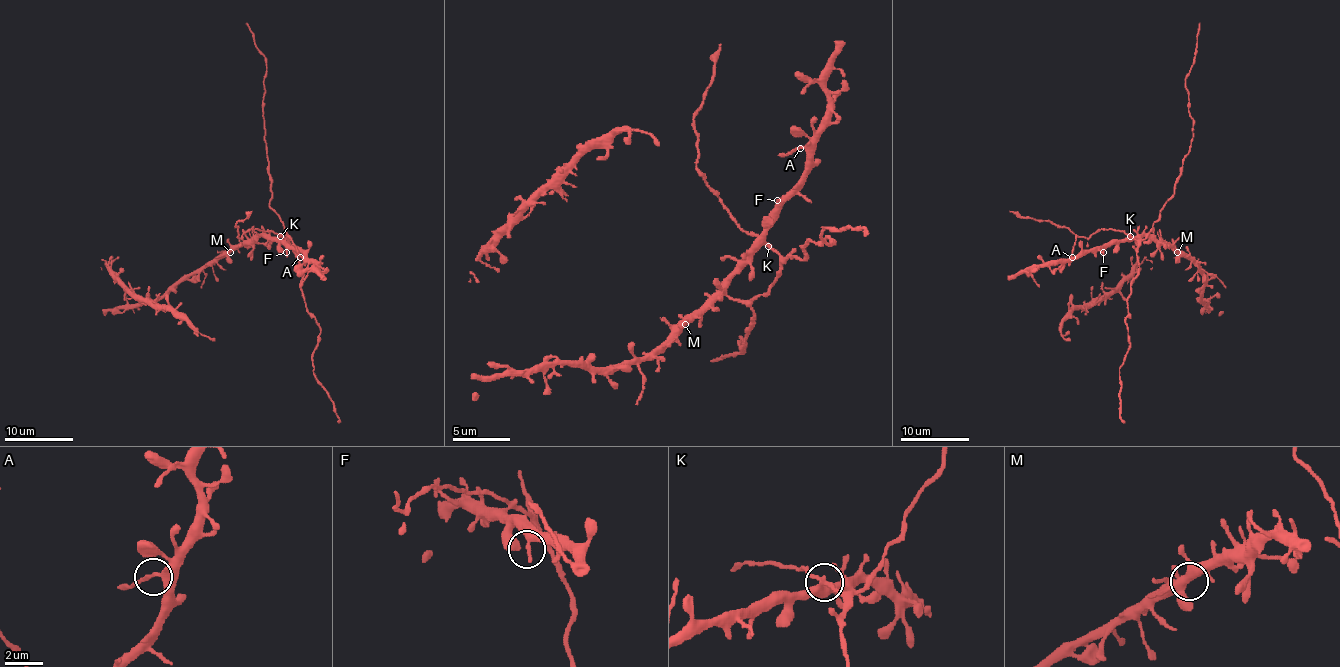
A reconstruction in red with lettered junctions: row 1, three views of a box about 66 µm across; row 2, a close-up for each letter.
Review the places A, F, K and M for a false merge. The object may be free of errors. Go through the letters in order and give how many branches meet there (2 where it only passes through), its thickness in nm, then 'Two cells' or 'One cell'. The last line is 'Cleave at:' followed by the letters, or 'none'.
A: Branches: 3. Thickness 260 nm. One cell
F: Branches: 2. Thickness 320 nm. One cell
K: Branches: 3. Thickness 280 nm. One cell
M: Branches: 3. Thickness 420 nm. One cell
Cleave at: none

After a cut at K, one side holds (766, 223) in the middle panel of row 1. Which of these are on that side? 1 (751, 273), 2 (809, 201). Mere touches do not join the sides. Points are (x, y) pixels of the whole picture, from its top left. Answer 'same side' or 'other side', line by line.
1: same side
2: same side

